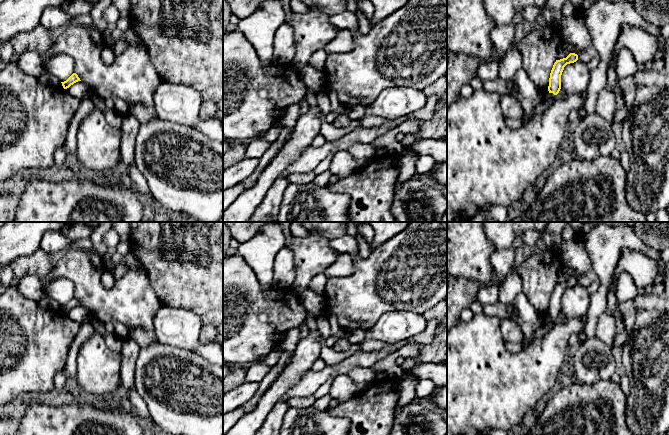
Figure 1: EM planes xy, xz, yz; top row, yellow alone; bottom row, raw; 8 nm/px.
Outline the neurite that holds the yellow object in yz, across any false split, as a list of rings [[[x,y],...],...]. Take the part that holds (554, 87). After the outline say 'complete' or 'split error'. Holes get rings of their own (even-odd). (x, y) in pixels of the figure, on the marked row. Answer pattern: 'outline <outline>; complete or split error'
outline [[[570,53],[566,58],[556,60],[550,73],[548,86],[549,93],[543,98],[544,100],[554,98],[559,93],[561,89],[561,75],[564,67],[567,64],[576,62],[577,60],[578,55],[575,53]]]; split error

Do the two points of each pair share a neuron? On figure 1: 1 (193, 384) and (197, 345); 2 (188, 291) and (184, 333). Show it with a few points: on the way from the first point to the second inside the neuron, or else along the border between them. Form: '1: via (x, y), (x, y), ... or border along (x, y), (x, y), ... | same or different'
1: border along (173, 345), (193, 349), (212, 363) | different
2: border along (163, 304), (192, 310), (203, 325) | different

